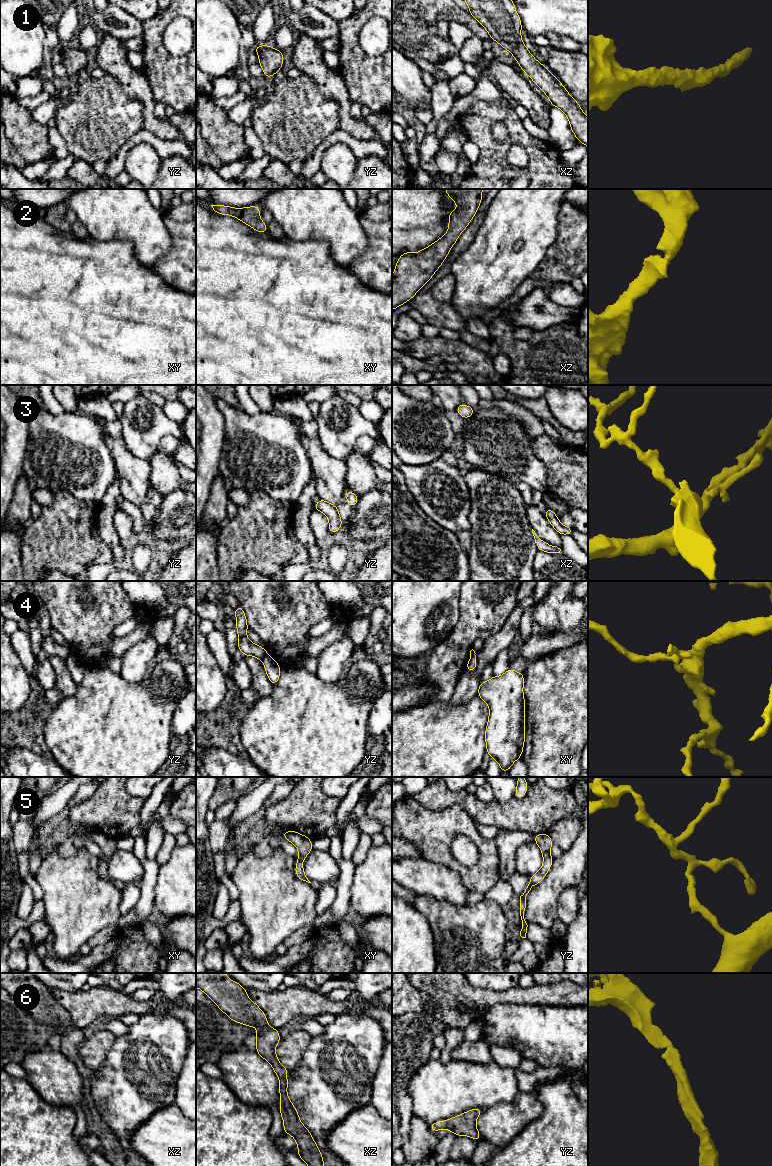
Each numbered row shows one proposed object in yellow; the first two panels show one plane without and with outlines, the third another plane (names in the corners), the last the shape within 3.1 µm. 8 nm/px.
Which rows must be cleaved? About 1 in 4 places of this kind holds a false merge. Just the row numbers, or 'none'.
4

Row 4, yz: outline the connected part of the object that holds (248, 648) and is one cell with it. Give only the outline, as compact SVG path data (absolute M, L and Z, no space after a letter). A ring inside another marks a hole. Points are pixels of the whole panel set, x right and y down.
M238 606L233 609L236 616L236 628L238 633L238 649L244 654L244 656L255 656L259 660L263 660L267 655L267 651L260 645L252 643L247 638L247 619L242 606Z

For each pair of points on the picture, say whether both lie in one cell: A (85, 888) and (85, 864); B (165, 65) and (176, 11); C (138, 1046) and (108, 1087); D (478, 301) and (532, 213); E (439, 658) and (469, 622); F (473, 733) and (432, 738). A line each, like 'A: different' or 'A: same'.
A: same
B: same
C: same
D: same
E: same
F: same

